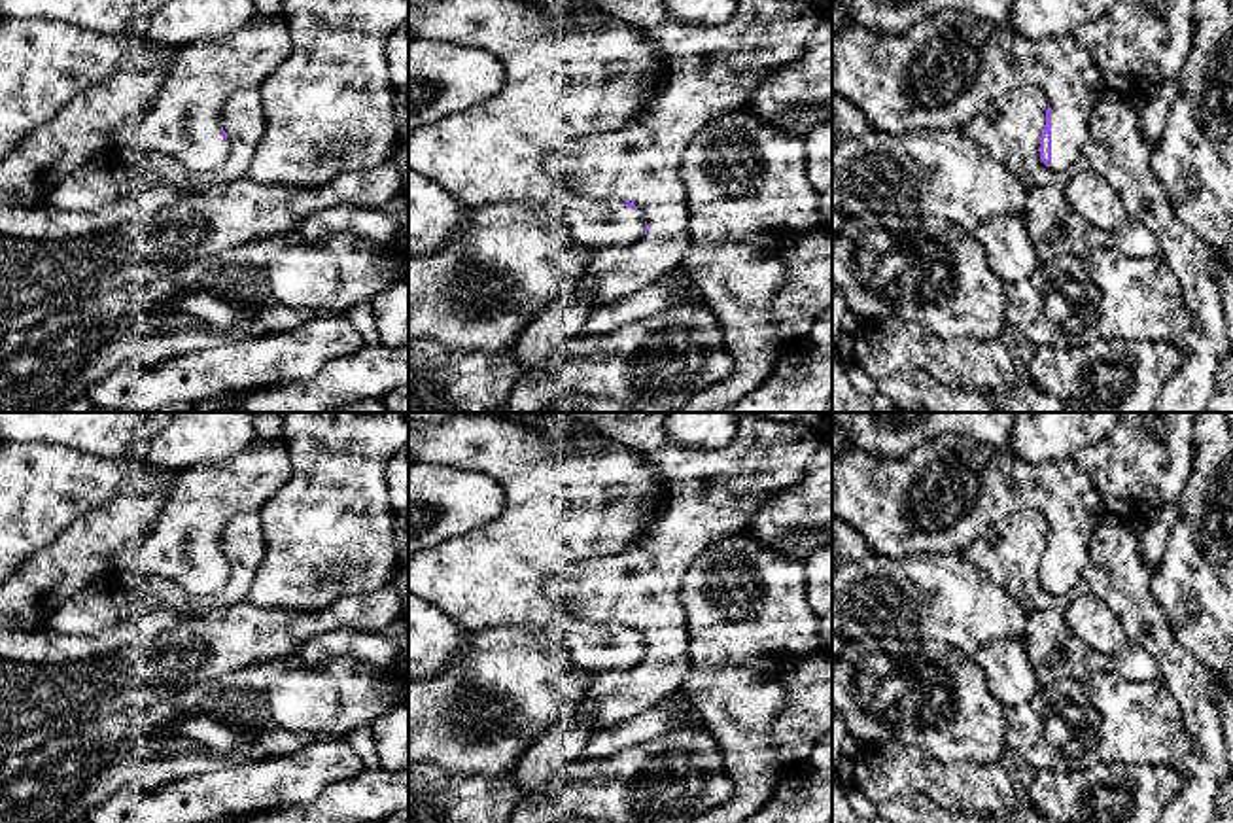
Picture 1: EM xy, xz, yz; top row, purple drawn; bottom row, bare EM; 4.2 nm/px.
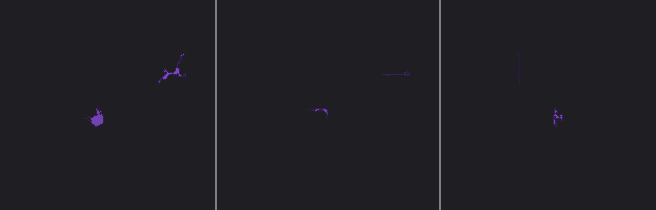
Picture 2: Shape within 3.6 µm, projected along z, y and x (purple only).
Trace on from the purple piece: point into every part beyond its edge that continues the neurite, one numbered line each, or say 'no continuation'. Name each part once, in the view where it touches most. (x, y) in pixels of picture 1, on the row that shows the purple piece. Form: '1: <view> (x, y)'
1: yz (946, 69)

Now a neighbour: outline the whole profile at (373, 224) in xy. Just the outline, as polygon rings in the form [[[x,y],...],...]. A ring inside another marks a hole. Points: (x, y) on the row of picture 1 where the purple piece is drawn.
[[[339,204],[312,214],[297,233],[308,242],[320,242],[331,235],[352,233],[378,244],[391,244],[401,223],[384,208]]]

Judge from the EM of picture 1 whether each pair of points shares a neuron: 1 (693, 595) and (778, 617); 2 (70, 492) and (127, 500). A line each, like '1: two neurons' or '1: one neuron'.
1: one neuron
2: two neurons

